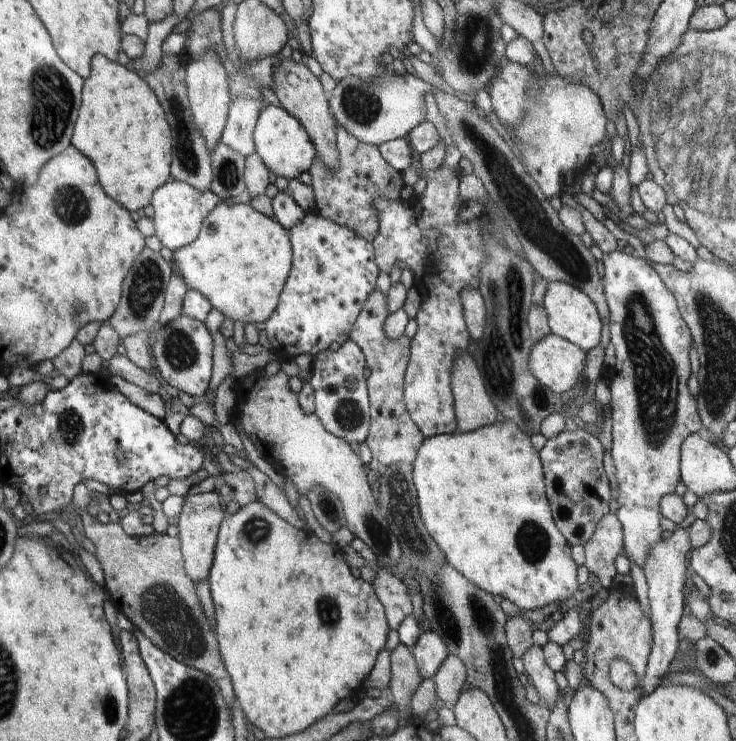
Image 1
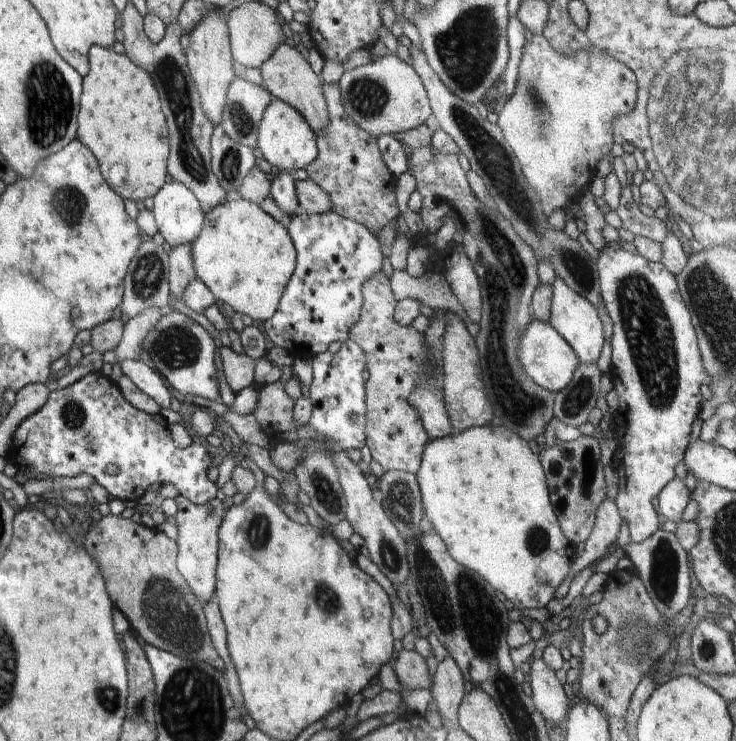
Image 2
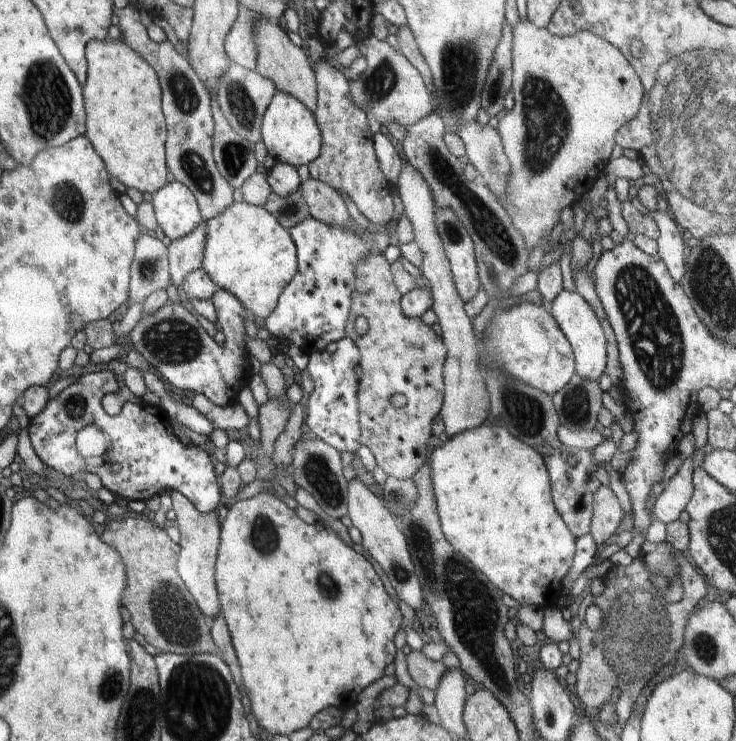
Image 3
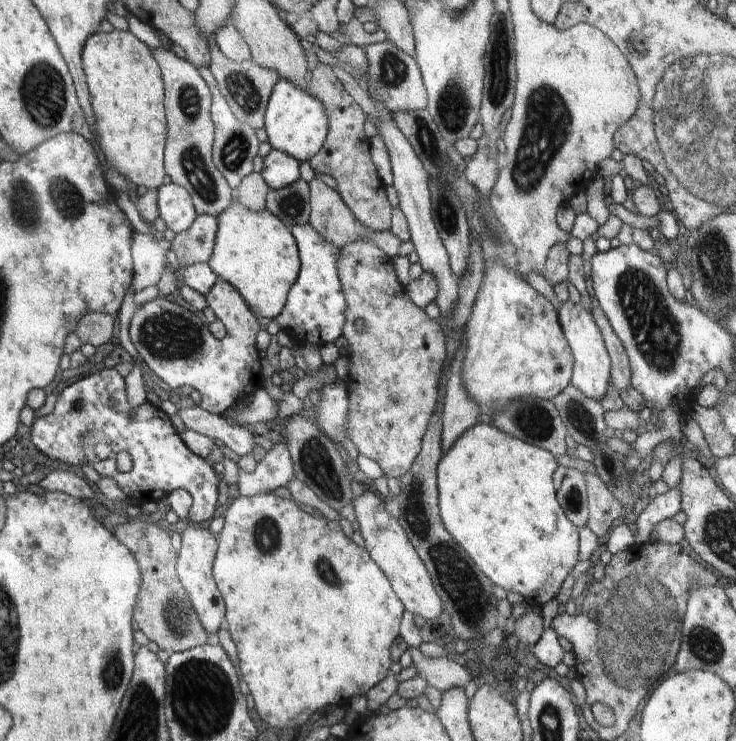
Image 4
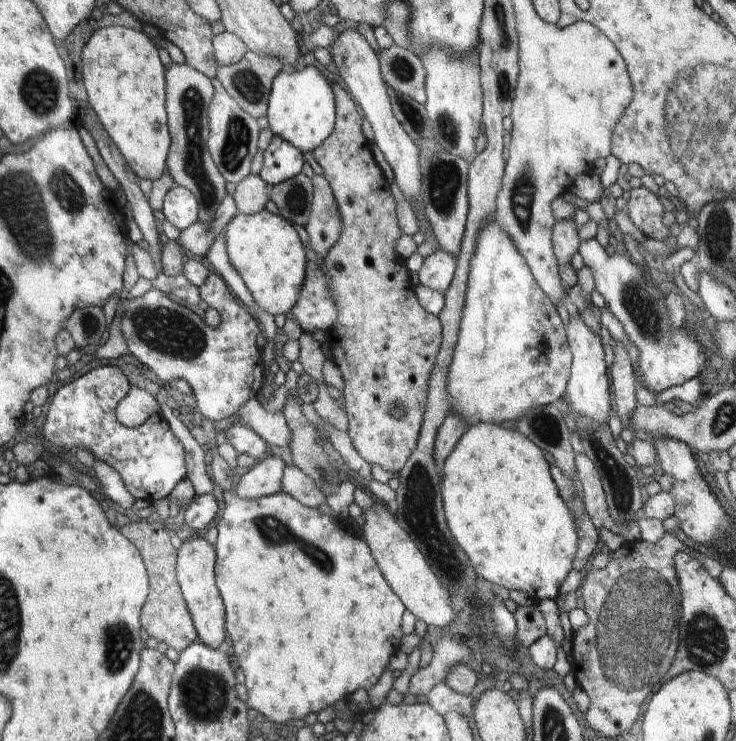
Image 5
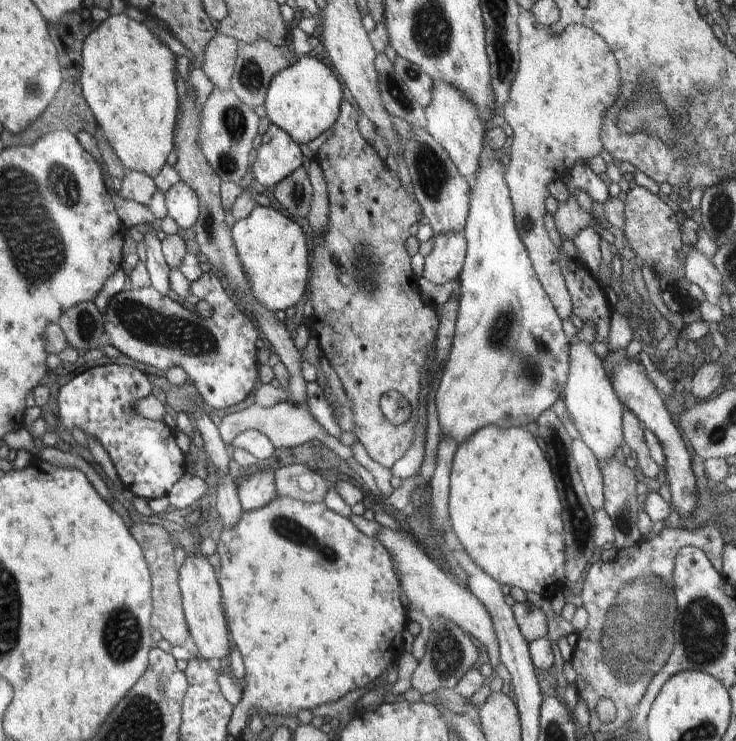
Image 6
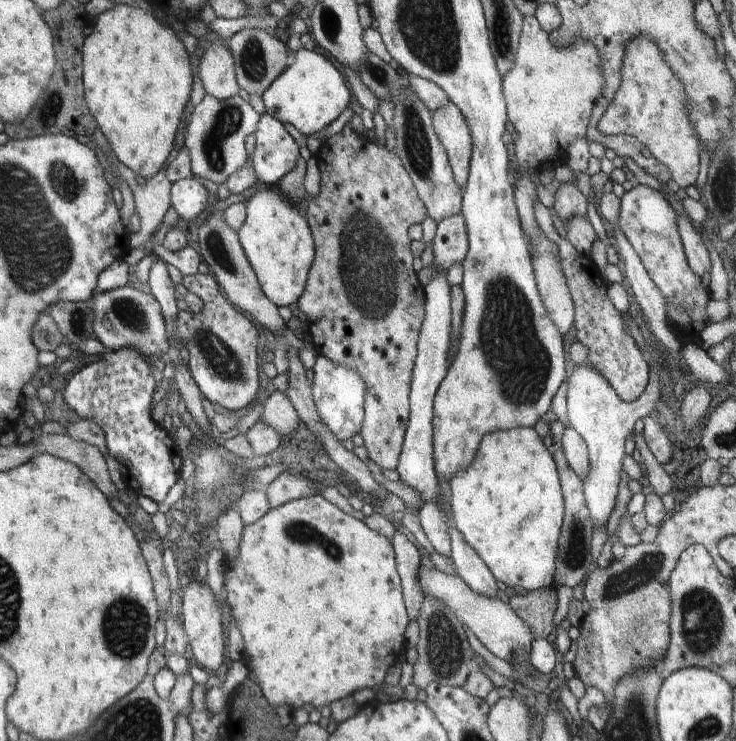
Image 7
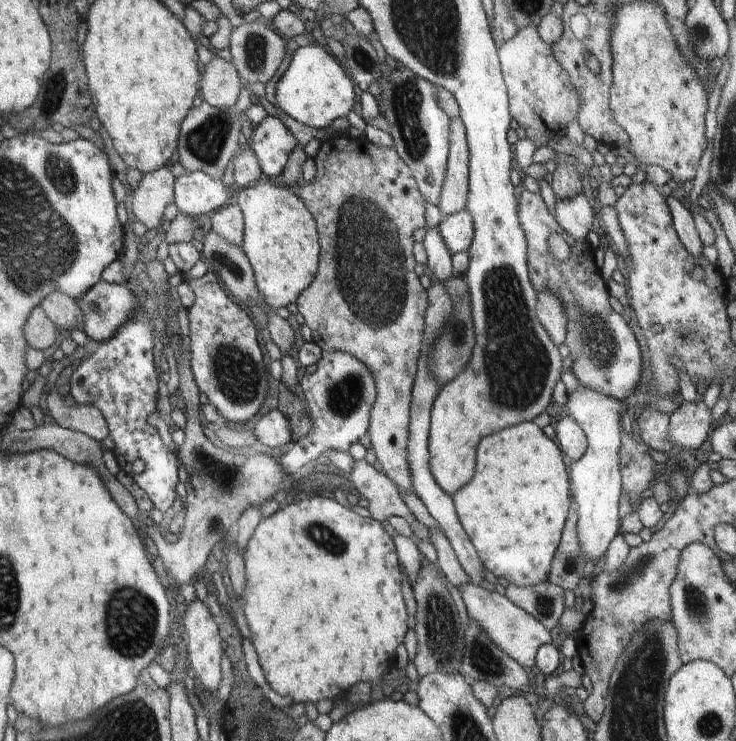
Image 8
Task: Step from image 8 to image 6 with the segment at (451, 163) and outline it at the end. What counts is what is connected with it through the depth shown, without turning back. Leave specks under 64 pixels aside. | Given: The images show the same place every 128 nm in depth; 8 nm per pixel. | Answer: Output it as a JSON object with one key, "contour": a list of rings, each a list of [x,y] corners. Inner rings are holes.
{"contour":[[[434,81],[430,104],[424,108],[427,118],[426,130],[438,141],[448,153],[460,174],[471,181],[479,169],[483,155],[483,133],[485,128],[478,109],[470,99],[461,95],[455,86],[444,81]]]}

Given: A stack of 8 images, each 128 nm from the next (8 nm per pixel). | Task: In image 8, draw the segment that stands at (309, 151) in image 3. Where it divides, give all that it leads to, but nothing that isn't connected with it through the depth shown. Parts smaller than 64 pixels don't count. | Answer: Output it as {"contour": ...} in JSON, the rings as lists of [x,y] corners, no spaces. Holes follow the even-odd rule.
{"contour":[[[314,41],[295,51],[289,69],[277,84],[275,95],[274,106],[279,106],[282,112],[294,120],[318,130],[330,126],[336,118],[347,116],[356,100],[354,84],[348,71]]]}

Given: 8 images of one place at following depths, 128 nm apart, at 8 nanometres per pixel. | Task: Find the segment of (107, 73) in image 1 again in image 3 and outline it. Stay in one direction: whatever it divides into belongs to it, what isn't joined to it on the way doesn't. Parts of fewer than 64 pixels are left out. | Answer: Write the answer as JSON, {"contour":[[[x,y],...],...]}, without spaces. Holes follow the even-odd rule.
{"contour":[[[91,40],[85,46],[87,79],[83,86],[86,113],[86,138],[104,161],[110,180],[122,189],[136,188],[142,194],[154,194],[168,183],[165,157],[167,124],[161,109],[161,86],[157,74],[147,61],[123,40]]]}

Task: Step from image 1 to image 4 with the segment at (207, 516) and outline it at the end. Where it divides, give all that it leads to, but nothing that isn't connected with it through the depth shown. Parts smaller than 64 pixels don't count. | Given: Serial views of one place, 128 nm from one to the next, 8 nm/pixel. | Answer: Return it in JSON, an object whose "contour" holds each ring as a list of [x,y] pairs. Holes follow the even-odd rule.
{"contour":[[[174,489],[167,497],[170,502],[170,509],[176,512],[179,520],[186,523],[186,528],[184,528],[181,535],[180,552],[177,552],[177,575],[190,597],[201,625],[207,634],[211,636],[212,640],[214,640],[218,629],[226,626],[225,602],[213,577],[213,562],[215,561],[218,548],[217,535],[213,534],[209,528],[204,528],[202,524],[188,519],[188,512],[190,512],[190,507],[192,506],[192,497],[189,492],[182,489]]]}

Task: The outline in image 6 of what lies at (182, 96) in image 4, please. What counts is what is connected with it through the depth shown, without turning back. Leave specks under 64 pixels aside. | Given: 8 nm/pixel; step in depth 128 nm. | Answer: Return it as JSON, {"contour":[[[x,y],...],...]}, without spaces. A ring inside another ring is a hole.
{"contour":[[[190,65],[188,78],[185,80],[187,91],[182,102],[179,102],[180,116],[176,119],[175,129],[173,130],[173,144],[176,145],[178,156],[176,163],[173,166],[179,174],[180,181],[186,183],[190,188],[194,189],[199,200],[199,217],[193,224],[194,232],[196,232],[196,242],[200,250],[209,262],[213,265],[214,271],[222,278],[226,284],[226,288],[230,291],[235,299],[242,302],[242,306],[252,312],[252,316],[256,318],[262,332],[272,344],[272,350],[280,357],[281,363],[288,369],[289,392],[282,390],[280,387],[275,388],[271,383],[262,383],[256,392],[254,392],[254,402],[263,407],[273,407],[276,403],[286,403],[292,400],[292,404],[304,405],[307,408],[307,390],[306,382],[301,374],[302,356],[298,352],[294,341],[290,338],[284,322],[276,319],[274,311],[268,310],[265,306],[259,303],[253,297],[252,289],[250,288],[249,280],[246,278],[242,268],[241,260],[238,258],[238,253],[234,248],[234,243],[231,237],[231,228],[226,225],[224,217],[224,208],[221,205],[221,180],[214,172],[214,169],[208,164],[206,157],[203,155],[199,145],[199,126],[201,123],[201,110],[204,108],[208,97],[214,90],[215,84],[206,76],[206,73],[196,65]]]}

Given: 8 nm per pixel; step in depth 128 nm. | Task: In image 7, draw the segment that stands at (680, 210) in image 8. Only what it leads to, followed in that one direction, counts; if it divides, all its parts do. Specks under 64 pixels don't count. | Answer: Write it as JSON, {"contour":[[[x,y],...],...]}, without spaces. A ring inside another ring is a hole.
{"contour":[[[677,218],[678,232],[681,236],[683,249],[692,272],[702,278],[706,272],[711,272],[712,256],[700,237],[700,229],[695,228],[688,218]]]}

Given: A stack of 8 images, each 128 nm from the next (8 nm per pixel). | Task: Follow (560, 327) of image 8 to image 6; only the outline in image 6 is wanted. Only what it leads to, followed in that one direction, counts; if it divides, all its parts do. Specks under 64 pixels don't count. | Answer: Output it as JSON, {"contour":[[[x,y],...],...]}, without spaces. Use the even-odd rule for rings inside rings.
{"contour":[[[522,8],[517,23],[520,33],[519,69],[502,110],[505,121],[513,130],[510,162],[504,170],[503,179],[510,193],[518,234],[529,254],[538,280],[558,316],[566,320],[573,313],[571,296],[561,271],[560,252],[545,227],[544,219],[547,211],[544,200],[550,194],[548,184],[552,180],[564,181],[578,161],[588,162],[605,150],[600,138],[603,116],[617,102],[621,91],[621,72],[609,44],[597,32],[583,24],[570,25],[564,32],[554,36],[551,28],[541,25],[531,10]]]}

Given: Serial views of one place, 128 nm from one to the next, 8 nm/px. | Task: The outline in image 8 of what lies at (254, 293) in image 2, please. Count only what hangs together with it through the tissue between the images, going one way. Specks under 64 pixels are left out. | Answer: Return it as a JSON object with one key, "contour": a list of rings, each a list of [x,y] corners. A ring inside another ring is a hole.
{"contour":[[[262,178],[264,182],[243,188],[238,194],[238,206],[243,214],[245,231],[241,249],[249,260],[255,276],[257,291],[260,292],[265,303],[272,310],[280,306],[296,303],[299,294],[310,286],[320,262],[319,234],[314,217],[310,214],[306,205],[301,201],[296,190],[284,186],[280,180]]]}

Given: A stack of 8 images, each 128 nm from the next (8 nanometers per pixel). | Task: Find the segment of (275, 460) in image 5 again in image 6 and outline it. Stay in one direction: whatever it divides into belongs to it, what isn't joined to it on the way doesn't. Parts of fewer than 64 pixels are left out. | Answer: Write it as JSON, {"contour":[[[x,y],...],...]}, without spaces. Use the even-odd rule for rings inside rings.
{"contour":[[[262,469],[237,486],[237,495],[244,511],[258,510],[277,497],[275,471]]]}

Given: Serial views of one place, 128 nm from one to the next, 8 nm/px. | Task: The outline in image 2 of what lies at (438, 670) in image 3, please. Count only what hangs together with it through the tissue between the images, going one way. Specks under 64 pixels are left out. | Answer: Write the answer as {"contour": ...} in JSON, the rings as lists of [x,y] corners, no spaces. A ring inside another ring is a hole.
{"contour":[[[403,648],[398,658],[396,658],[393,669],[404,689],[429,690],[431,687],[433,677],[427,669],[427,662],[415,650],[407,651]]]}

